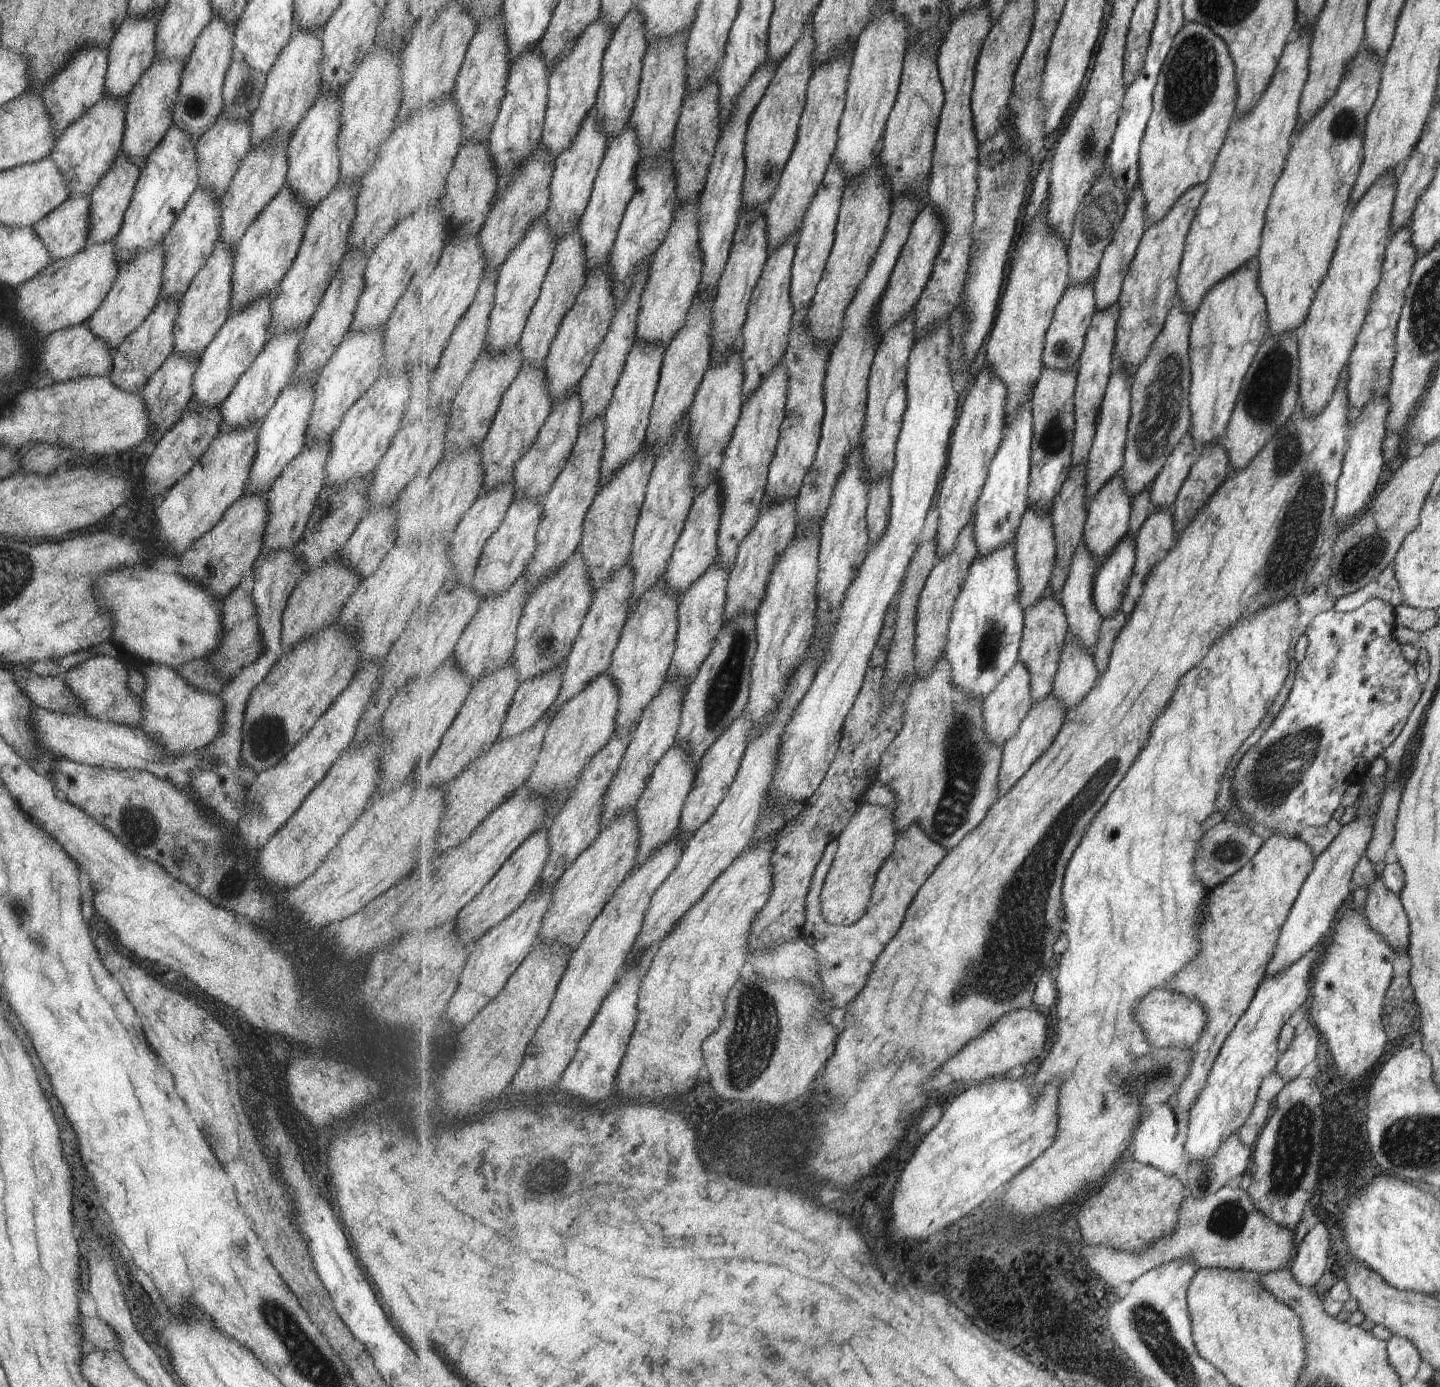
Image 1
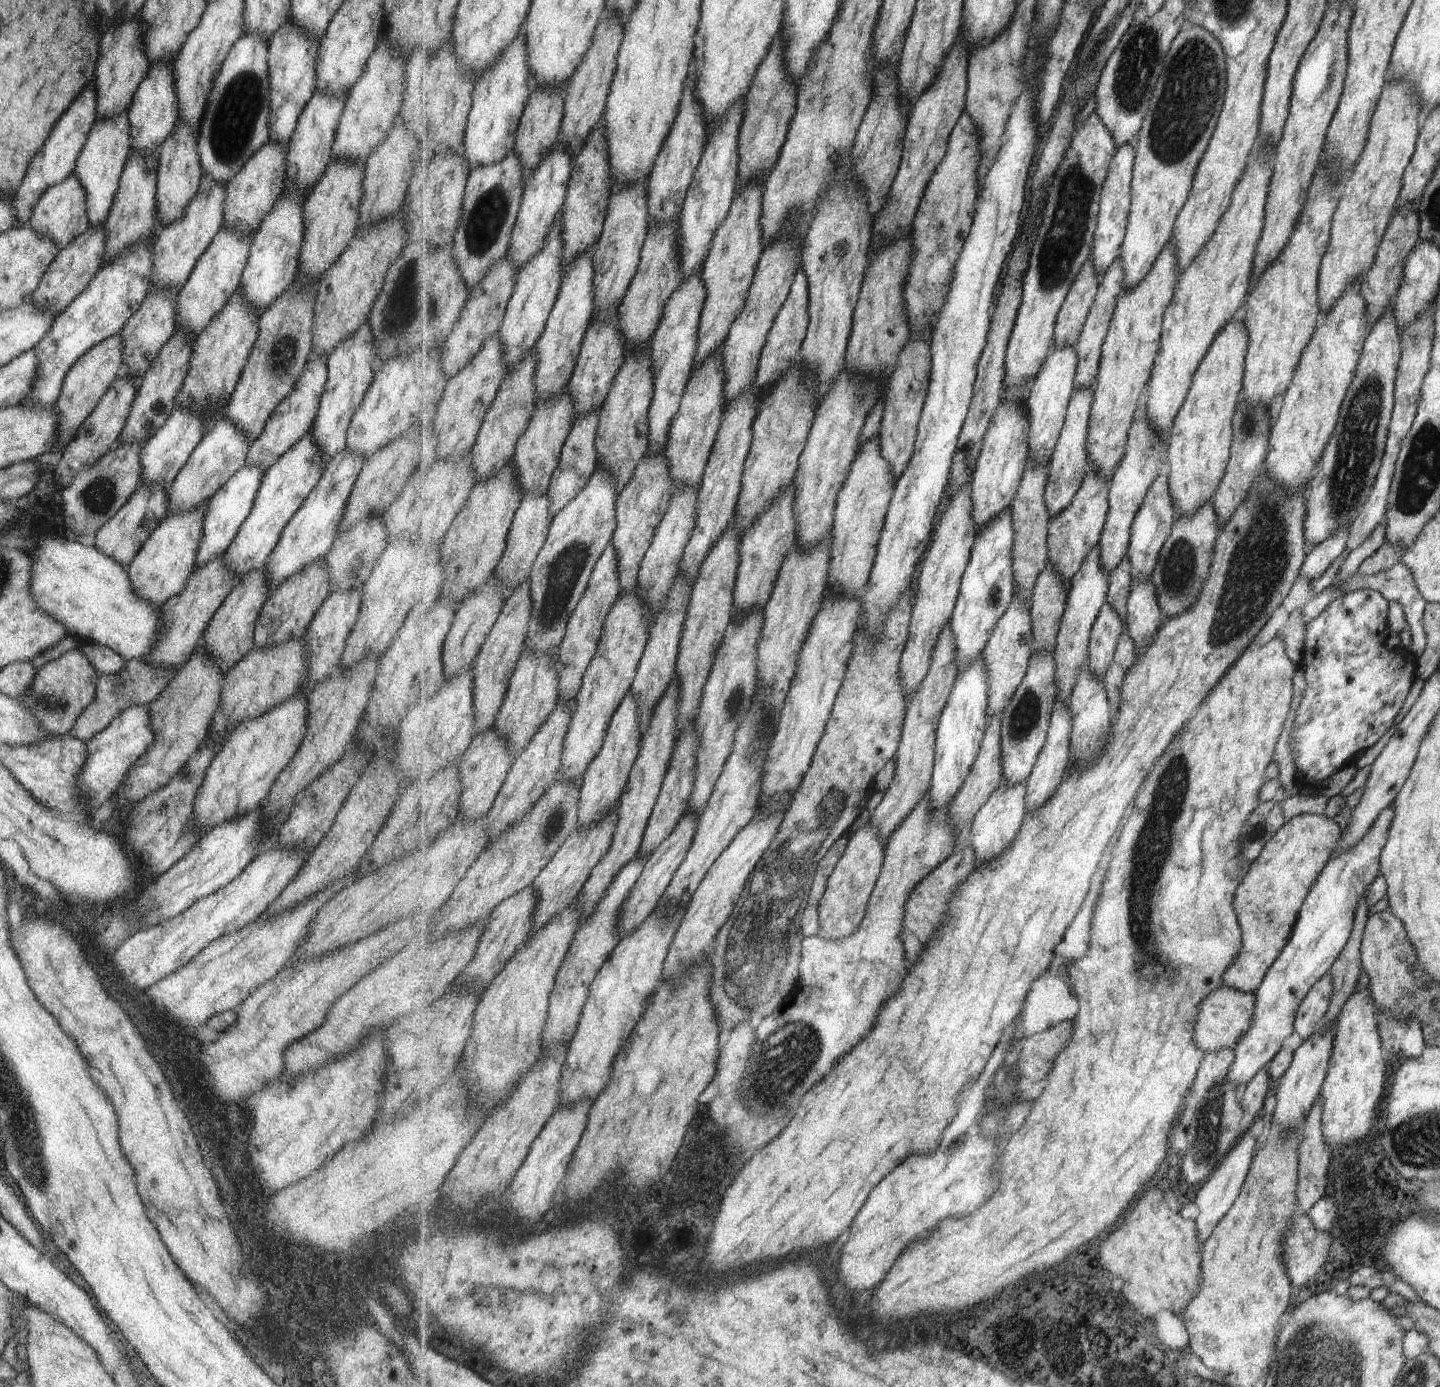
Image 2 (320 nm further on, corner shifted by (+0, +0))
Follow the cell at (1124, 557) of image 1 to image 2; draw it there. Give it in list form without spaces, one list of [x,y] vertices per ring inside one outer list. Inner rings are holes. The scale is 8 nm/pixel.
[[[1107,602],[1094,625],[1088,657],[1089,666],[1097,676],[1104,678],[1107,674],[1116,657],[1121,634],[1125,630],[1121,614],[1113,608],[1113,604]]]

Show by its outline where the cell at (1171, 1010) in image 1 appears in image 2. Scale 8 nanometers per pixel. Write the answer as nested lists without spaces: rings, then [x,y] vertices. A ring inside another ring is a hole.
[[[1221,986],[1201,1002],[1200,1012],[1197,1014],[1197,1025],[1193,1028],[1193,1042],[1201,1052],[1231,1048],[1241,1040],[1241,1036],[1248,1032],[1252,1025],[1252,1012],[1255,1010],[1256,998],[1251,993],[1239,992],[1233,988]]]

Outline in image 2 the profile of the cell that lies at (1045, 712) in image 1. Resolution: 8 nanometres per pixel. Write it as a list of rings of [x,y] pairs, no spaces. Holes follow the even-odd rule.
[[[1028,780],[1015,785],[1002,785],[973,820],[972,848],[975,850],[976,864],[985,864],[997,856],[1001,856],[1017,839],[1025,816],[1028,815]]]

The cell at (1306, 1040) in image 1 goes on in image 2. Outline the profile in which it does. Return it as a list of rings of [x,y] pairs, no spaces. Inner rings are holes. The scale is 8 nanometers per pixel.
[[[1326,974],[1313,984],[1305,998],[1301,1000],[1292,1023],[1293,1032],[1297,1033],[1301,1040],[1318,1031],[1318,1023],[1328,1008],[1331,988],[1331,978]]]

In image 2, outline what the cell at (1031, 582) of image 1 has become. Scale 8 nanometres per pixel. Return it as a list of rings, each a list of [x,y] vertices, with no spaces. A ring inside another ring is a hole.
[[[1016,594],[1013,596],[1012,604],[1001,620],[985,648],[985,664],[989,664],[989,684],[991,684],[991,700],[989,700],[989,717],[1004,712],[1006,707],[1012,703],[1013,696],[1028,675],[1030,661],[1034,655],[1033,645],[1035,634],[1033,634],[1032,608],[1025,604],[1025,600]]]

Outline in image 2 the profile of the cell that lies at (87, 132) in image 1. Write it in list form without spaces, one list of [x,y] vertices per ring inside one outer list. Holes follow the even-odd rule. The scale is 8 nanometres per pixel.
[[[74,172],[66,176],[59,184],[51,185],[36,200],[31,209],[31,216],[27,221],[27,227],[42,237],[45,236],[52,241],[57,252],[65,248],[71,240],[85,232],[89,226],[86,215],[86,196],[76,179]]]

